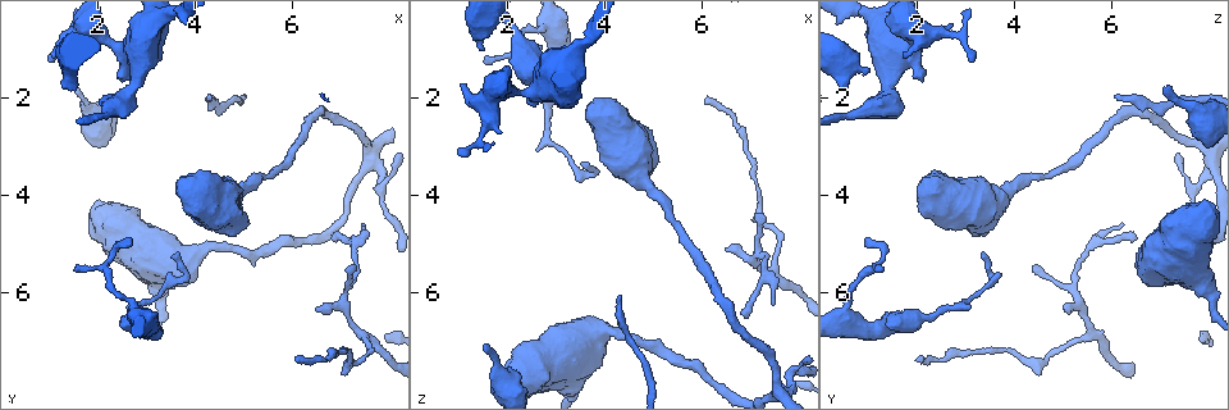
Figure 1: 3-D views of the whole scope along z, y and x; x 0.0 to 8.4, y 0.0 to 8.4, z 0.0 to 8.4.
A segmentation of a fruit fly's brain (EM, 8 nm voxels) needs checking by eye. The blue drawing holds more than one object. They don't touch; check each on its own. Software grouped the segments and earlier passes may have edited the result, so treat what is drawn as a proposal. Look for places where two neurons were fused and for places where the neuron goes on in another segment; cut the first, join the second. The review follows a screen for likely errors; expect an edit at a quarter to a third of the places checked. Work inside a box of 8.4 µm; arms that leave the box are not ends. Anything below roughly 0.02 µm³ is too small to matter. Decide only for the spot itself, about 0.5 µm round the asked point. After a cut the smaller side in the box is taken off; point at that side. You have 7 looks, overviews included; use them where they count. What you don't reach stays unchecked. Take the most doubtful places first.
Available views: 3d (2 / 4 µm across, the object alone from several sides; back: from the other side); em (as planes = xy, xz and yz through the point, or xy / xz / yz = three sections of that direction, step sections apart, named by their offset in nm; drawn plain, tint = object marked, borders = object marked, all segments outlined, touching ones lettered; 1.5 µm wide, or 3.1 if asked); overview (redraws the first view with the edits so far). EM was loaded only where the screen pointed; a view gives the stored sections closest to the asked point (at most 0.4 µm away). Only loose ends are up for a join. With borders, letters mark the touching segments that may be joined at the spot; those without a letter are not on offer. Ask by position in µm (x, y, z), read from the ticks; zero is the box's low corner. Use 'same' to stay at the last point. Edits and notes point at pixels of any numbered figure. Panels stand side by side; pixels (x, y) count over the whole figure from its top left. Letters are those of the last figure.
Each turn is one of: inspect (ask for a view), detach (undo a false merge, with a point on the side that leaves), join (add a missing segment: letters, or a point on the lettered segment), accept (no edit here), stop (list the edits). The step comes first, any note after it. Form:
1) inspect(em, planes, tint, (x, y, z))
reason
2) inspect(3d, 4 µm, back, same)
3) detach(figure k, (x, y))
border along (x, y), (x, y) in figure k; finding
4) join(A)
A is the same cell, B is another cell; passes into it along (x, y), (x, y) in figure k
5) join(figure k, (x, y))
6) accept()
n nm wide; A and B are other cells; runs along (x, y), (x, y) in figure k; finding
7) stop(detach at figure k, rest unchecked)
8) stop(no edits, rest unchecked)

inspect(em, planes, plain, (1.55, 1.40, 1.00))
thick end

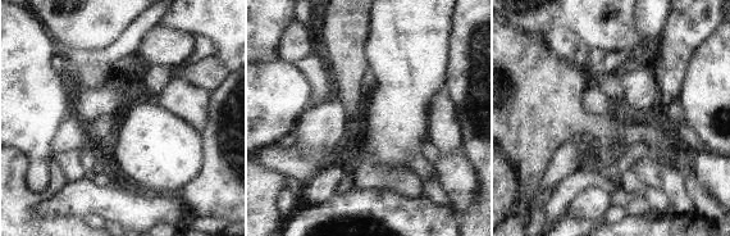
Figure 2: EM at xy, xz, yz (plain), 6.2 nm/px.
inspect(em, planes, borders, same)

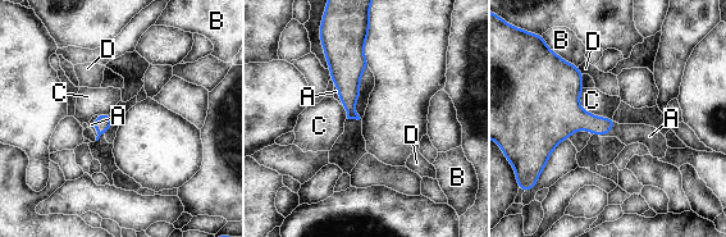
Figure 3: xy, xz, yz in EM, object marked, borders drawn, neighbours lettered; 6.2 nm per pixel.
join(A)
C touches over 280 nm; A is the same cell, B, C and D are other cells; passes into it along (571, 118), (608, 132), (628, 133) in figure 3; the neuron continues

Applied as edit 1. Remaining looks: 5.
inspect(em, xy, step 4, tint, (1.55, 1.85, 7.05))
free end

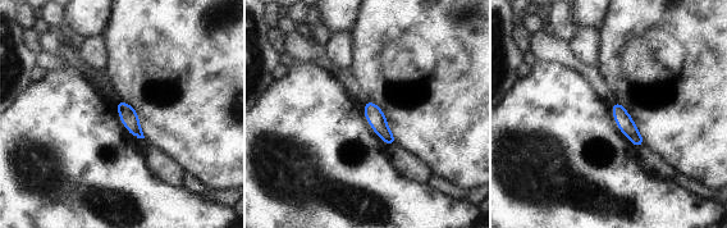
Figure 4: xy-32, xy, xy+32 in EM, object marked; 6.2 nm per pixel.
inspect(em, yz, step 4, tint, same)

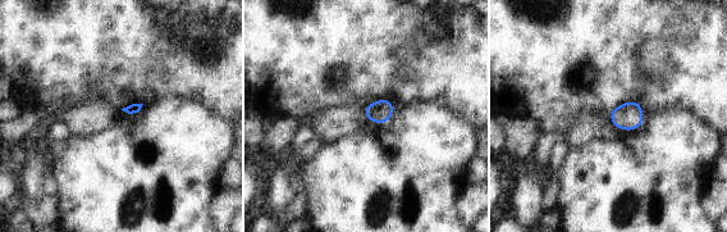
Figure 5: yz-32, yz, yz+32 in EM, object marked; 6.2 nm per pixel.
inspect(em, yz, step 4, borders, same)
see the neighbours

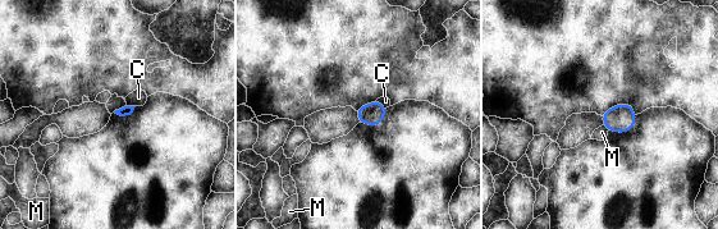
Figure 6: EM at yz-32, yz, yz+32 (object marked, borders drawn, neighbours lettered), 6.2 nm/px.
accept()
C touches over 70 nm; C and M are other cells; none of them fits

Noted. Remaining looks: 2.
inspect(em, planes, plain, (2.75, 4.95, 0.95))
an open end

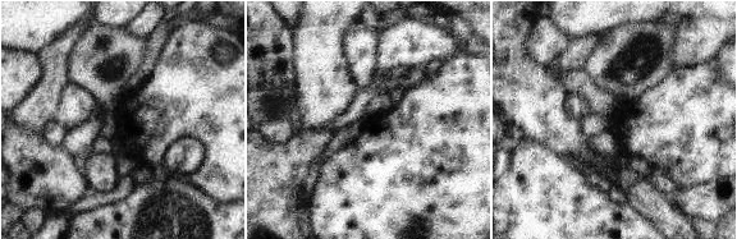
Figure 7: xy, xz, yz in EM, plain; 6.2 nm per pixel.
inspect(em, planes, borders, same)
see the neighbours

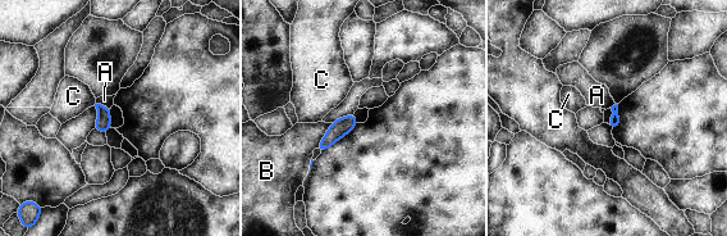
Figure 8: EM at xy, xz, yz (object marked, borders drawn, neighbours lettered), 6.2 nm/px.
accept()
B touches over 190 nm; A, B and C are other cells; border along (96, 103), (110, 108) in figure 8; no lettered segment goes on from it

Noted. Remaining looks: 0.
stop(join at figure 3, rest unchecked)

